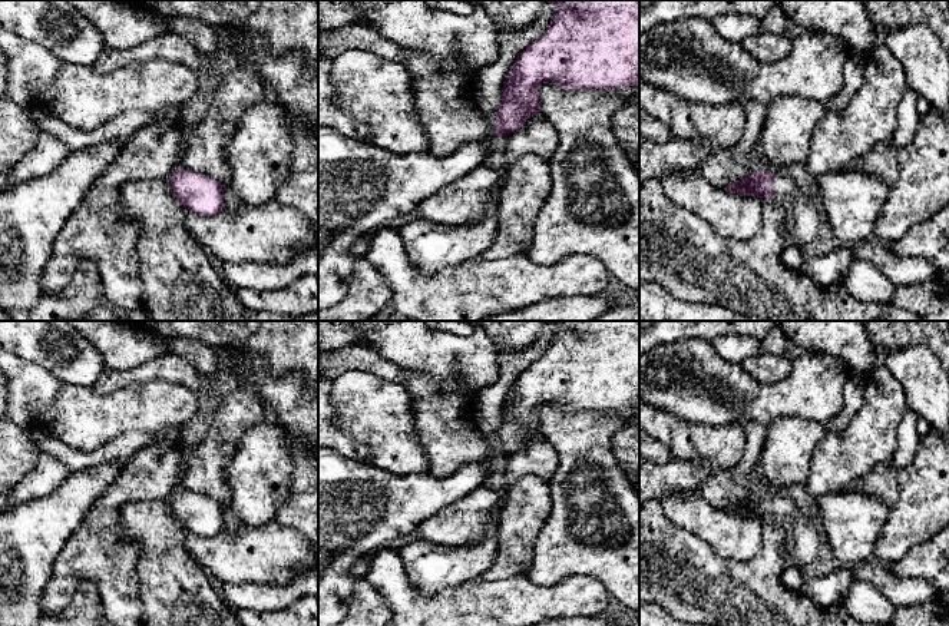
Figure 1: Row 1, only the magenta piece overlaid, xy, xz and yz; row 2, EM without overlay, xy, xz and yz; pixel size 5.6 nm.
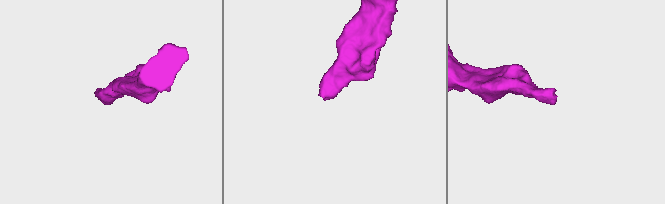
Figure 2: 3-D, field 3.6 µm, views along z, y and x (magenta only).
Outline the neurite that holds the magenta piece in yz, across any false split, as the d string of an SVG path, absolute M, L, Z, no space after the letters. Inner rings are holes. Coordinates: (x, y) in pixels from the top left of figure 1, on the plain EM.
M754 491L724 509L741 517L777 519L790 529L788 564L800 569L809 564L820 549L813 517L798 509L786 493Z

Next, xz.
M639 321L546 322L555 329L553 340L545 354L516 378L506 395L502 423L493 437L495 454L489 461L466 464L447 478L434 478L429 473L394 476L374 466L350 460L333 448L318 447L318 626L337 626L344 620L357 582L350 570L361 557L373 556L384 549L387 541L414 531L424 519L485 486L487 476L499 468L509 454L520 450L532 435L542 435L539 405L558 404L571 413L628 408L639 403Z

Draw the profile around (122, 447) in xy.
M42 427L32 428L33 441L37 450L52 457L59 458L72 471L80 471L106 461L118 460L122 466L142 447L149 444L153 433L146 431L126 431L100 448L90 453L82 453L65 444L53 434L44 431Z

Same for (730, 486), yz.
M748 421L743 424L743 431L745 448L741 461L734 468L721 471L698 487L700 496L721 510L757 491L757 461L766 443L766 427Z

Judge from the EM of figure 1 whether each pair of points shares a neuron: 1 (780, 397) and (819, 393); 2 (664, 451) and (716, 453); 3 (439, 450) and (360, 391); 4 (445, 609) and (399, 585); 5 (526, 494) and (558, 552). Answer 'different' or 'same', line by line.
1: same
2: different
3: different
4: same
5: different

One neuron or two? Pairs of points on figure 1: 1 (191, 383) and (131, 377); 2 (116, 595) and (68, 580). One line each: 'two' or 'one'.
1: one
2: one

